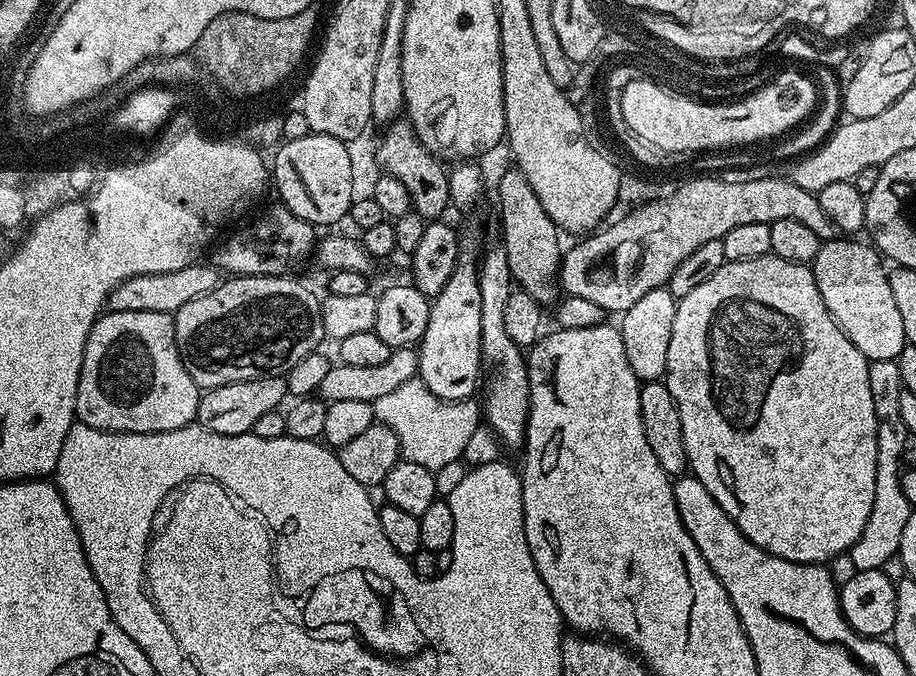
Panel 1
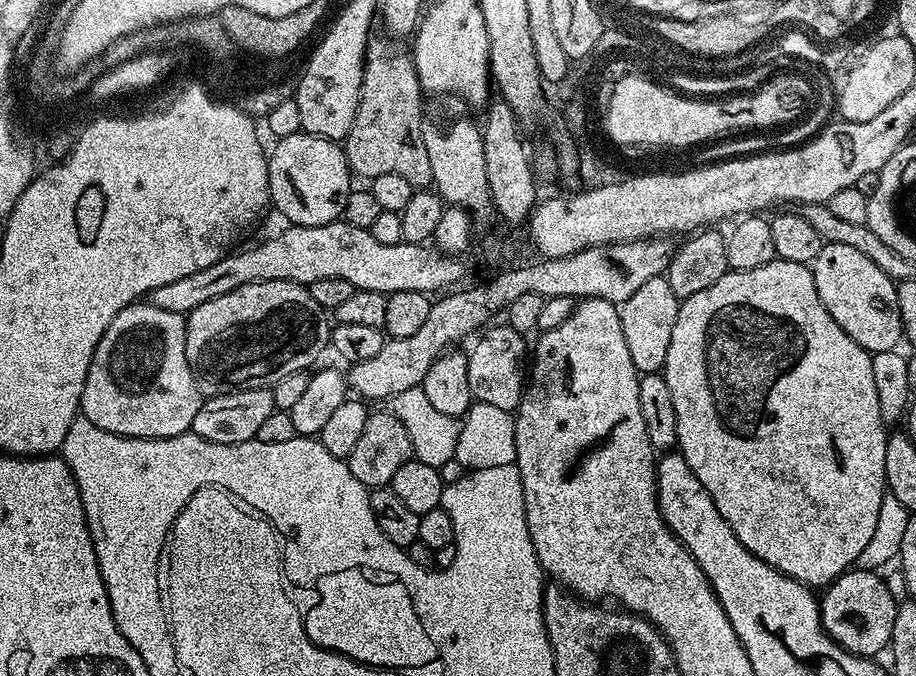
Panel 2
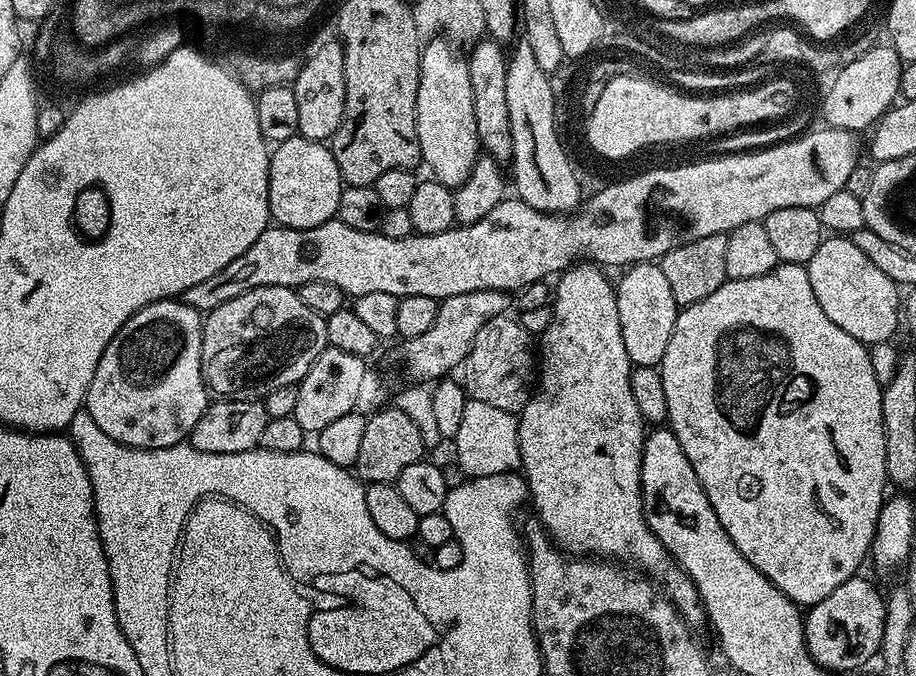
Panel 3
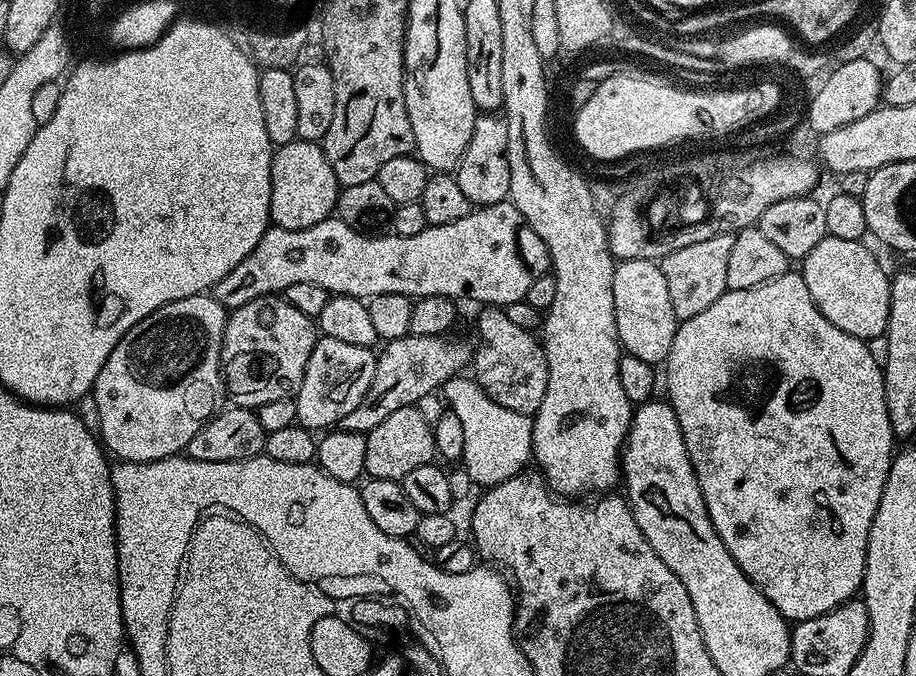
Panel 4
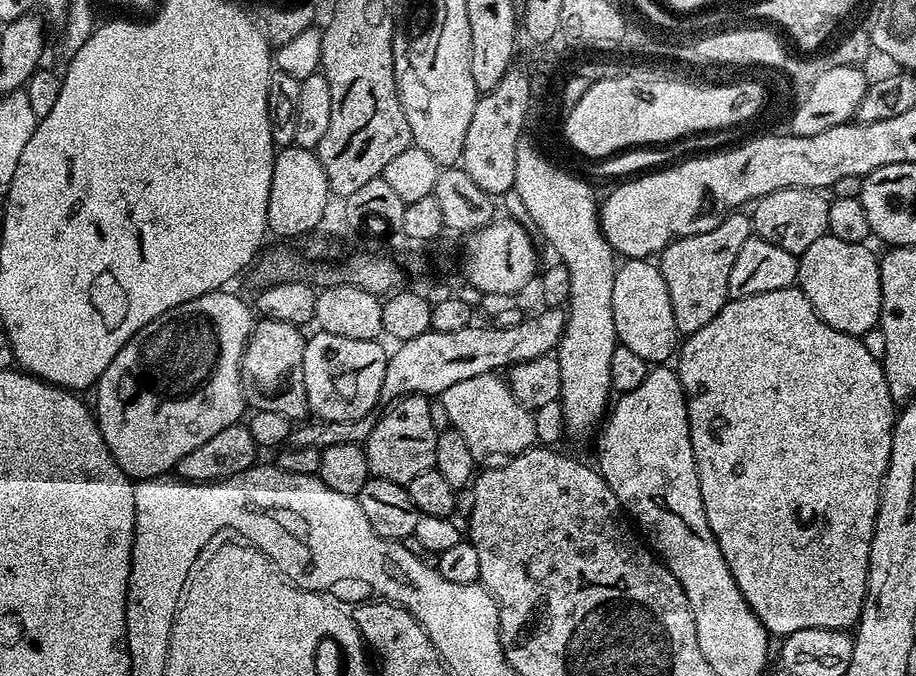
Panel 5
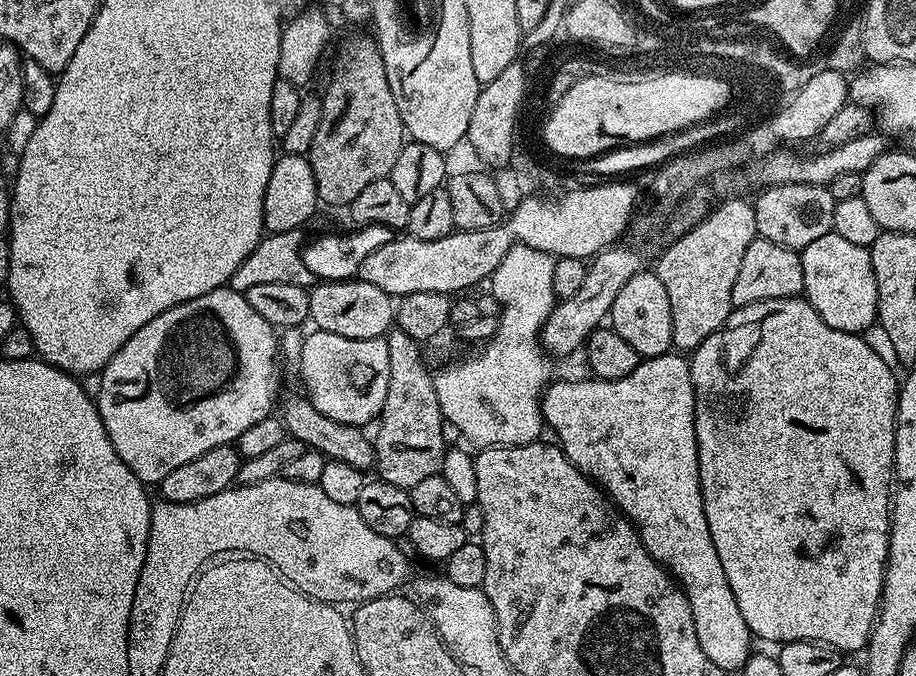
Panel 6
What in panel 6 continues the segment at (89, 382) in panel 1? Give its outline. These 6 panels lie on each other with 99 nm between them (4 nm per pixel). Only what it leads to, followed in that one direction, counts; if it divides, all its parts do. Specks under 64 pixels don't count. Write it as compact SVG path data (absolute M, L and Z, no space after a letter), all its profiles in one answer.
M227 286L210 290L210 294L202 294L190 302L176 304L170 310L158 314L158 318L146 322L146 326L142 326L142 330L134 333L122 346L122 350L118 350L118 354L114 354L112 361L99 373L101 378L101 392L98 397L100 417L106 426L106 434L110 442L114 442L114 450L118 450L118 458L122 458L122 462L126 462L130 470L134 470L136 477L145 486L156 486L162 478L166 478L166 474L170 474L170 470L178 470L178 466L186 466L186 462L194 462L198 454L206 454L206 450L214 450L214 446L235 445L237 438L248 427L254 426L254 422L262 422L262 418L273 415L275 408L272 407L275 404L277 407L276 355L280 352L280 344L276 341L276 336L278 336L277 329L273 328L270 322L266 322L266 318L262 318L262 314L258 314L254 306L250 306L247 295Z

